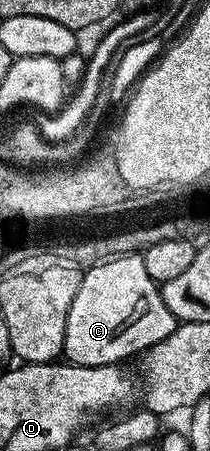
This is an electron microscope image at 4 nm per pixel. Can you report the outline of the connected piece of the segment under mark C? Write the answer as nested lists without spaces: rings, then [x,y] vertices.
[[[122,255],[85,269],[68,310],[64,356],[80,366],[122,364],[156,342],[164,342],[180,321],[164,306],[161,287],[144,270],[141,255]]]

